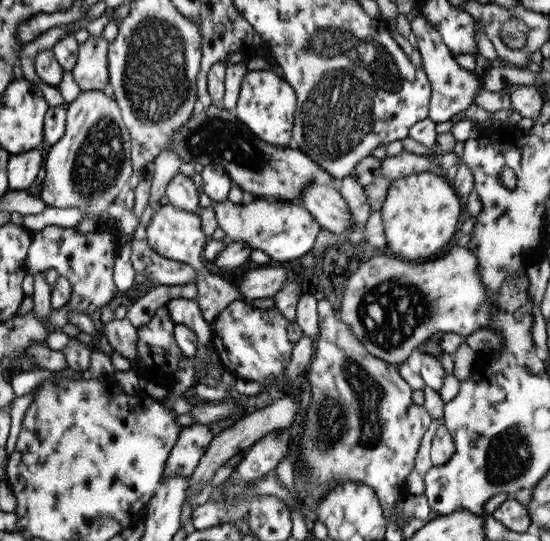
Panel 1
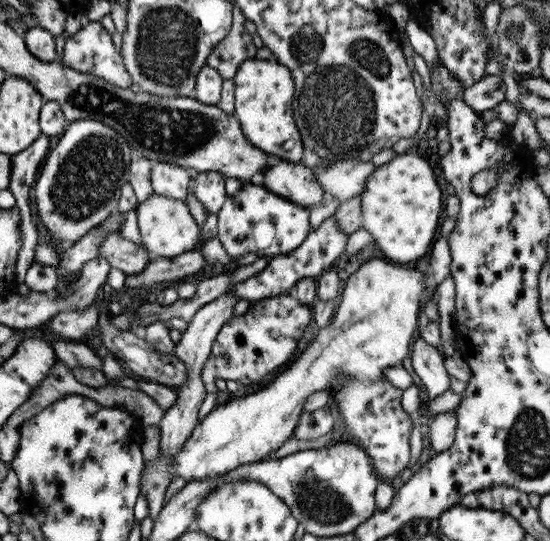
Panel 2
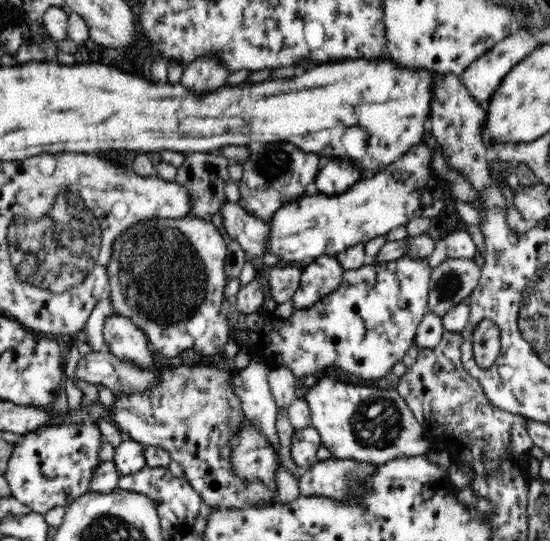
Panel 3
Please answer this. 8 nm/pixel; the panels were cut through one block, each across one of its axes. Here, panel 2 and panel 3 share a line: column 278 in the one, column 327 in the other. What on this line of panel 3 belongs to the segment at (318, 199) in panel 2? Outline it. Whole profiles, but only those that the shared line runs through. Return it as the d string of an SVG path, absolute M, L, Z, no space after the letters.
M328 160L316 174L310 190L312 193L332 196L346 192L360 180L360 169L352 161Z

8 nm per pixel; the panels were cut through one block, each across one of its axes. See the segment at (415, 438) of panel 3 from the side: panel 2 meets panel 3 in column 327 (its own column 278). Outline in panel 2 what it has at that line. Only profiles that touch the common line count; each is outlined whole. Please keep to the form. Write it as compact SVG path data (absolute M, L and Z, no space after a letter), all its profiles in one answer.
M373 258L361 264L347 278L338 308L332 315L329 324L316 332L298 357L286 365L287 368L275 374L269 388L257 394L243 396L243 398L239 396L231 398L213 407L207 416L198 420L191 435L186 438L181 451L173 459L167 459L159 451L152 466L147 466L144 461L145 469L142 473L139 492L144 492L147 499L149 518L155 520L159 515L163 505L163 494L174 477L181 477L186 483L194 480L200 482L220 476L233 468L237 469L237 466L266 460L271 452L281 447L283 441L289 440L291 432L299 421L304 400L311 393L326 388L331 379L335 379L335 376L343 374L364 381L377 381L385 368L399 365L409 352L409 342L413 338L419 312L433 298L436 285L431 282L428 275L421 273L419 269L397 268L393 266L393 262L386 259Z

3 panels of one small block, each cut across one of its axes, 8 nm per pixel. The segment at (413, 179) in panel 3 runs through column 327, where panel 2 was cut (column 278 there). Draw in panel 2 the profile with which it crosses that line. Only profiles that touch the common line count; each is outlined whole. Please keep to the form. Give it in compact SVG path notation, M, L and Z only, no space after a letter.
M243 182L233 195L227 195L216 212L217 240L233 258L245 252L254 252L266 258L284 255L300 246L309 234L308 210L265 187Z

